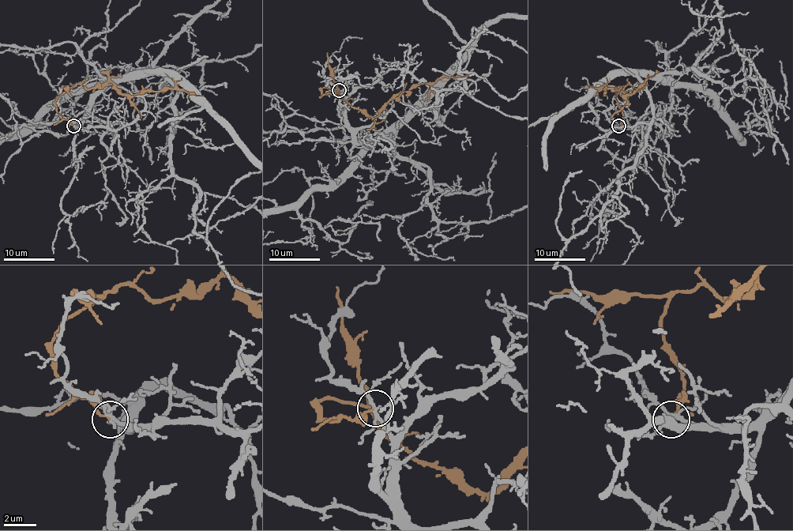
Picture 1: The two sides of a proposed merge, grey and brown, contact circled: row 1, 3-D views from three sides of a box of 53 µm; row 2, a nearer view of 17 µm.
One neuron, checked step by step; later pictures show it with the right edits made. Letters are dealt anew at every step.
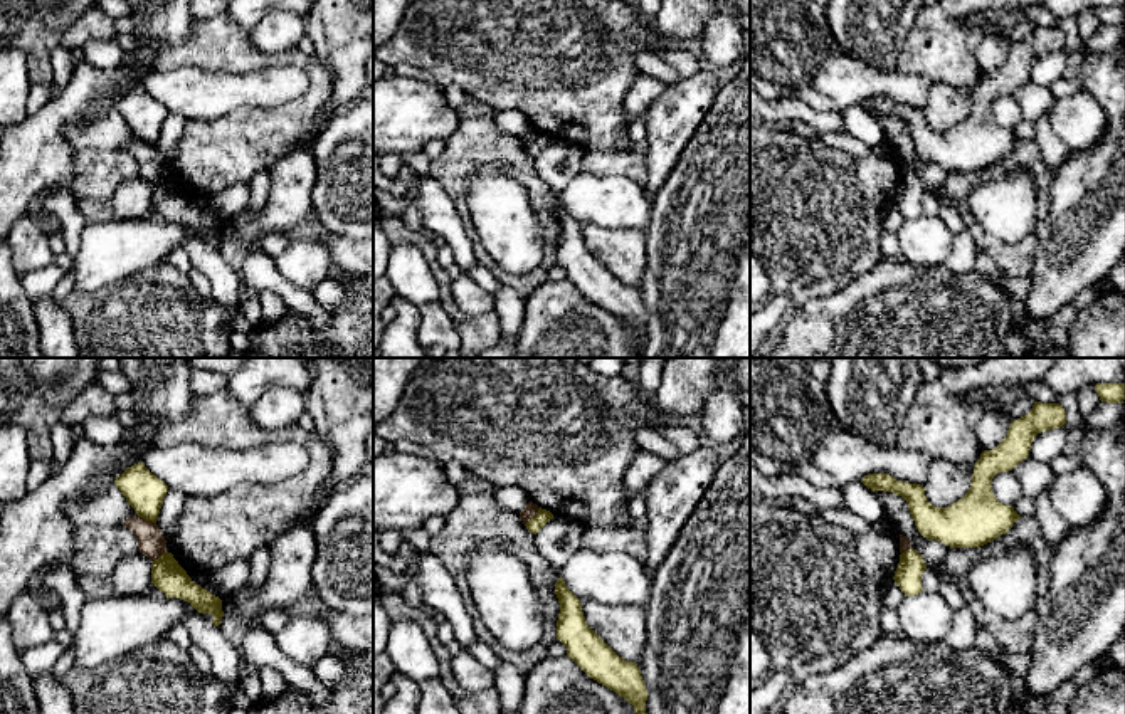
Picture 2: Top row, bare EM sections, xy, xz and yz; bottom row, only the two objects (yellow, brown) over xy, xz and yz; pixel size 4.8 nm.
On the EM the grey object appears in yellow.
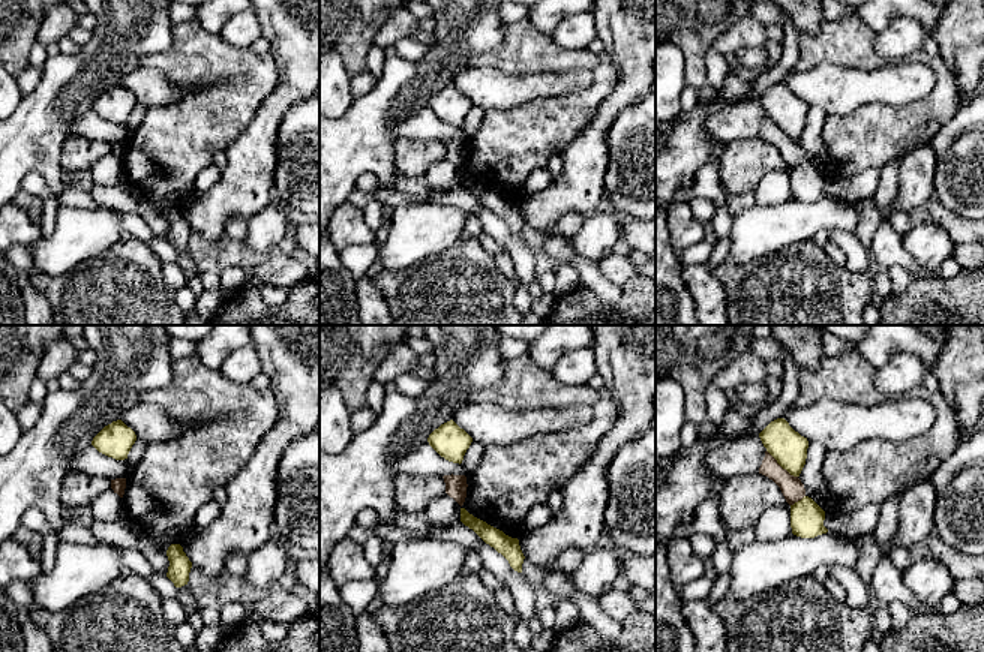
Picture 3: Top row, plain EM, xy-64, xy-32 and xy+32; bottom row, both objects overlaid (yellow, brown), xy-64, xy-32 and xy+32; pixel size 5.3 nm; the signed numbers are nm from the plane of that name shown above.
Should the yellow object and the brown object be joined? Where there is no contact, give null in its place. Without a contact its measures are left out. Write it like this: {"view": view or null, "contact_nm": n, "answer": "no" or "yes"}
{"view": "xz", "contact_nm": 120, "answer": "no"}

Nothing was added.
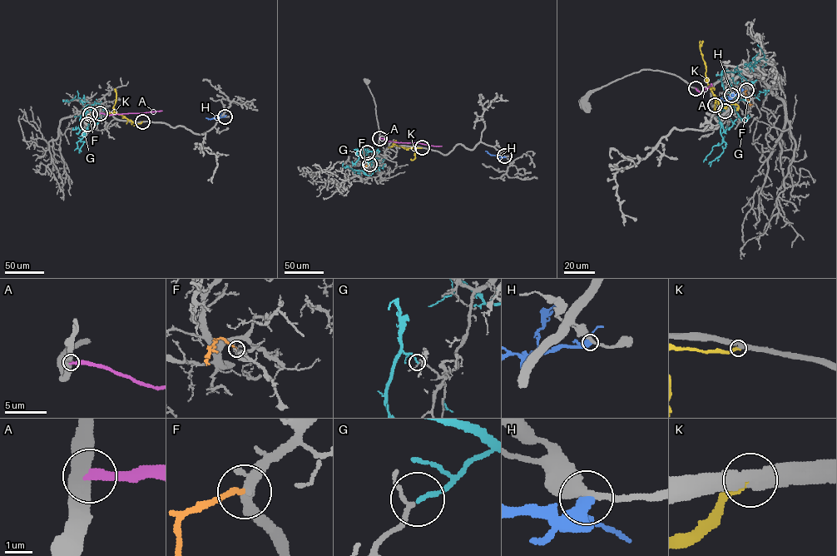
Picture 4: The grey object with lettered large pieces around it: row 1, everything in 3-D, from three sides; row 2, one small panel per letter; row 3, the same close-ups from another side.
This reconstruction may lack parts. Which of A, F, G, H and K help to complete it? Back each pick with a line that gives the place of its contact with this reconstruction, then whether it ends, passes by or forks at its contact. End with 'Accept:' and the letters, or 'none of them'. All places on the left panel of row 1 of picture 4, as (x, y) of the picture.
F: contact (90, 114); it ends
Accept: F

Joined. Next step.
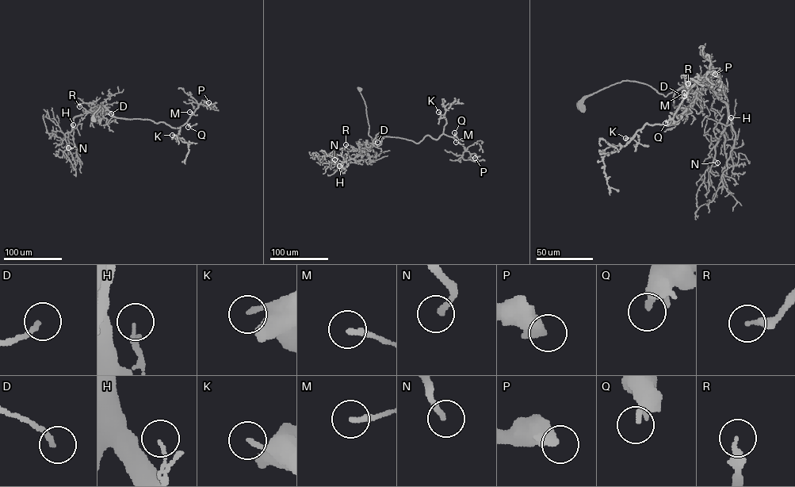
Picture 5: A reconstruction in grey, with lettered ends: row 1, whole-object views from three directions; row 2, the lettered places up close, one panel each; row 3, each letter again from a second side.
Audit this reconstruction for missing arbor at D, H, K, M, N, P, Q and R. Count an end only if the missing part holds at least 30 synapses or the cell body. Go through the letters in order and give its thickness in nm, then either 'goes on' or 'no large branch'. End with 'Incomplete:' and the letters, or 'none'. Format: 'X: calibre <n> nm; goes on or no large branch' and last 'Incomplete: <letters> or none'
D: calibre 170 nm; no large branch
H: calibre 70 nm; no large branch
K: calibre 170 nm; no large branch
M: calibre 220 nm; no large branch
N: calibre 220 nm; goes on
P: calibre 550 nm; no large branch
Q: calibre 260 nm; no large branch
R: calibre 240 nm; no large branch
Incomplete: N

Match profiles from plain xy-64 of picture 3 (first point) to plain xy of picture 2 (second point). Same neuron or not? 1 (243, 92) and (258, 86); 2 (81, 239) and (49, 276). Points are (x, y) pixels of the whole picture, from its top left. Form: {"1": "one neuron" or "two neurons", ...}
{"1": "two neurons", "2": "two neurons"}

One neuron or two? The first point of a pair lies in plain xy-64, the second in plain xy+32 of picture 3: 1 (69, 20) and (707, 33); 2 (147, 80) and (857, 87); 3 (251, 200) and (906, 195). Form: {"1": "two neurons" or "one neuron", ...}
{"1": "two neurons", "2": "one neuron", "3": "one neuron"}

